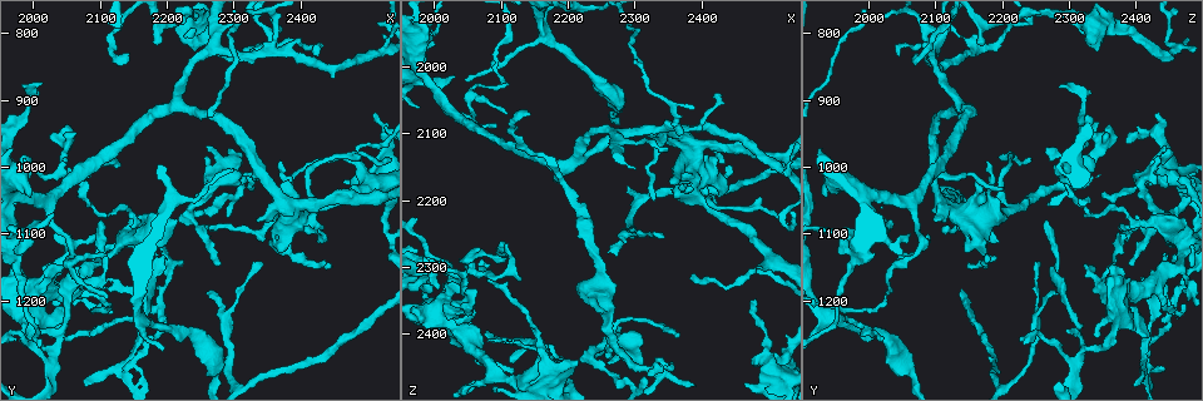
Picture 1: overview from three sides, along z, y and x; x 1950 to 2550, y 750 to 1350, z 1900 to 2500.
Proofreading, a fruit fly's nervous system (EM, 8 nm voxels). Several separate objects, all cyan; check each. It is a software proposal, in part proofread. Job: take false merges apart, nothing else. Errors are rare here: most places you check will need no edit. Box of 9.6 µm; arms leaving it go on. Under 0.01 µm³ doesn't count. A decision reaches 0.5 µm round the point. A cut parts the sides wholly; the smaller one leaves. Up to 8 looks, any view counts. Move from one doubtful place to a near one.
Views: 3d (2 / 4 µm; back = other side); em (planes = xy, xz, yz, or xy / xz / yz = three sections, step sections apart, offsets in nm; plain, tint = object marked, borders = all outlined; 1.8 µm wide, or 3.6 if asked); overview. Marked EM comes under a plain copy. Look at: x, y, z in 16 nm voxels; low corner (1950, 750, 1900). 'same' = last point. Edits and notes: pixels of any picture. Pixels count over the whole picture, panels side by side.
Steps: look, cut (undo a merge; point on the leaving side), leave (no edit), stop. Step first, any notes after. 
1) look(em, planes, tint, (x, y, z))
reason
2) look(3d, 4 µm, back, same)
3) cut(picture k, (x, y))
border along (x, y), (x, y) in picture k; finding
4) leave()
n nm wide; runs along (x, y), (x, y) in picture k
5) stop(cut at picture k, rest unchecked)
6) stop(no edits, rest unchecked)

look(3d, 2 µm, (2085, 1145, 2455))
sharp bend

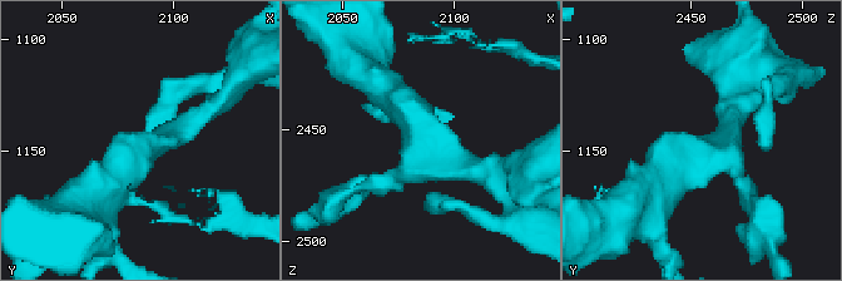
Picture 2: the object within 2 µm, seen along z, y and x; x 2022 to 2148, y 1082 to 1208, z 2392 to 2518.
look(em, planes, tint, (2087, 1150, 2458))
4 arms

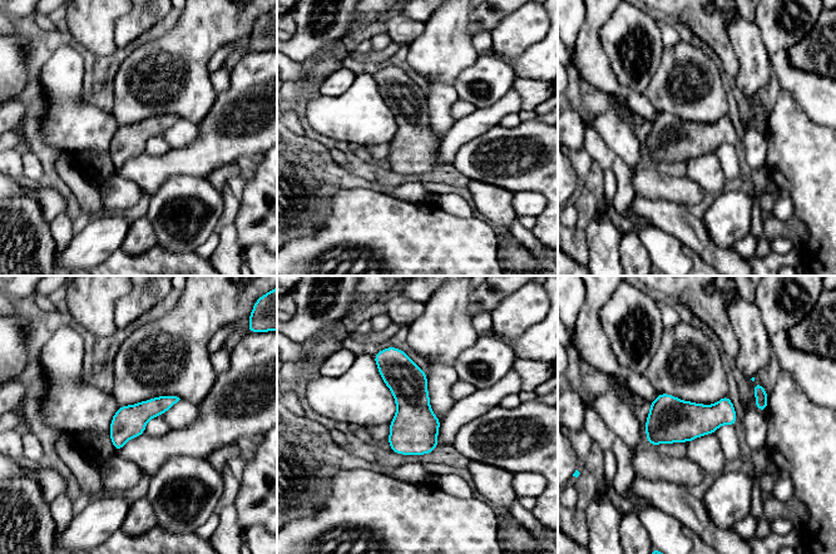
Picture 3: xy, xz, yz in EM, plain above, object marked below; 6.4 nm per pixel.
leave()
all the same cell

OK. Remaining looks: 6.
look(em, 3.6 µm, planes, tint, (1985, 1000, 2305))
three-way junction

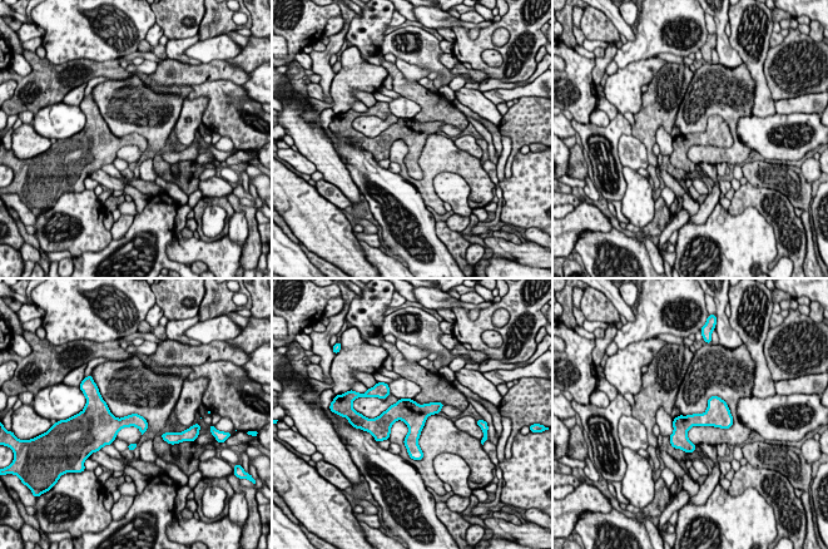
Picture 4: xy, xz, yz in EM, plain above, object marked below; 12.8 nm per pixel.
leave()
160 nm wide; all the same cell

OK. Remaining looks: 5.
look(em, planes, tint, (2140, 1290, 2410))
a fork

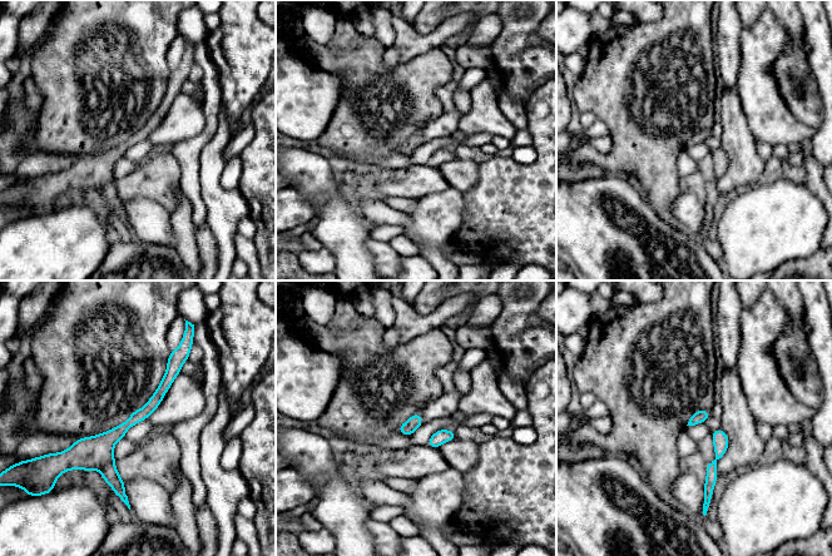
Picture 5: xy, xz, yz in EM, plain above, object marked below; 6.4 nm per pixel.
leave()
runs along (172, 356), (157, 398), (107, 443), (122, 495) in picture 5; all the same cell

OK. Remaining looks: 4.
look(3d, 2 µm, back, (2190, 1205, 2460))
four-way junction

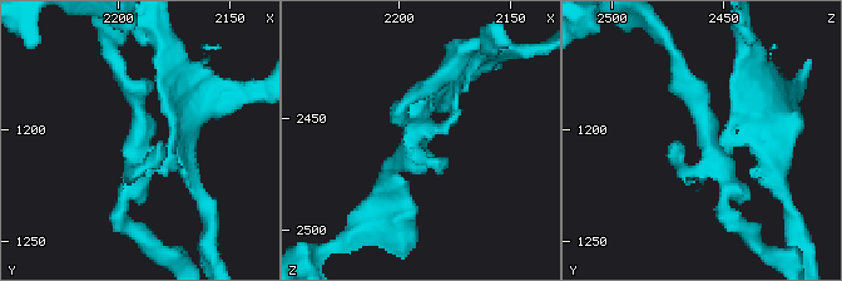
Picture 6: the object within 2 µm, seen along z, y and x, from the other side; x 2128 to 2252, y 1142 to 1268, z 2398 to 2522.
look(em, planes, tint, (2192, 1205, 2460))
need the tissue

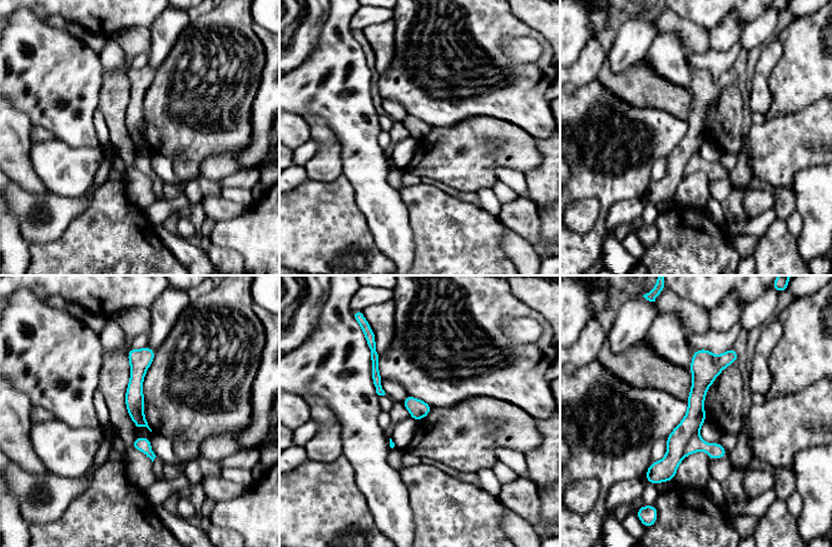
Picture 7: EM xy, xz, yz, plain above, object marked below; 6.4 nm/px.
leave()
120 nm wide; runs along (732, 352), (653, 473) in picture 7; all the same cell

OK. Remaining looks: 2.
stop(no edits, rest unchecked)

